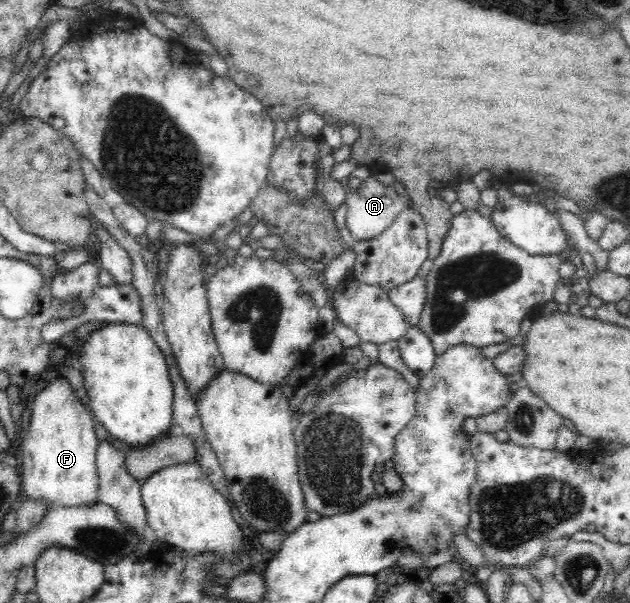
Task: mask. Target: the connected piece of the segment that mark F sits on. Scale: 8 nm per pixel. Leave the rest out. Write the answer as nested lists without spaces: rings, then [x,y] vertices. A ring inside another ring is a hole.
[[[66,378],[50,382],[35,395],[32,406],[32,420],[28,433],[20,436],[19,471],[23,497],[34,500],[45,500],[49,504],[60,506],[78,506],[78,504],[96,504],[99,477],[95,465],[98,436],[95,432],[95,419],[86,404],[78,397],[76,391]]]

